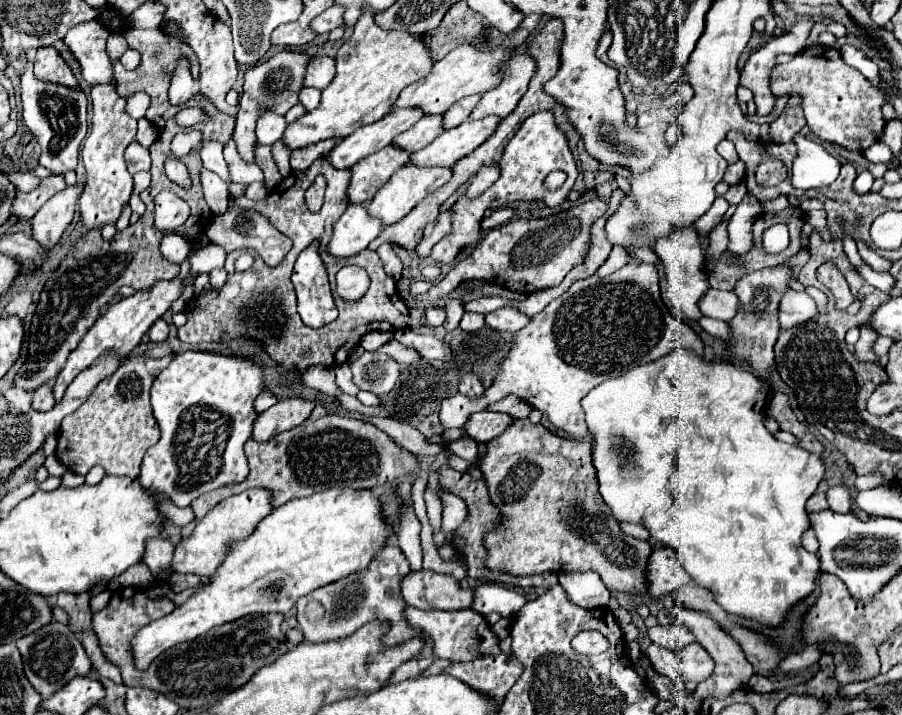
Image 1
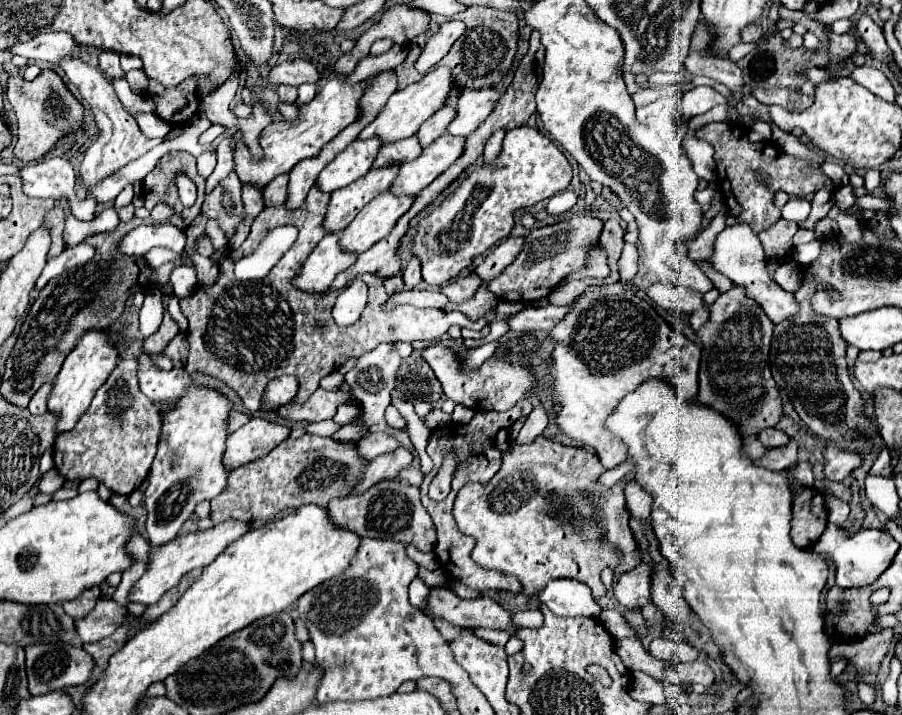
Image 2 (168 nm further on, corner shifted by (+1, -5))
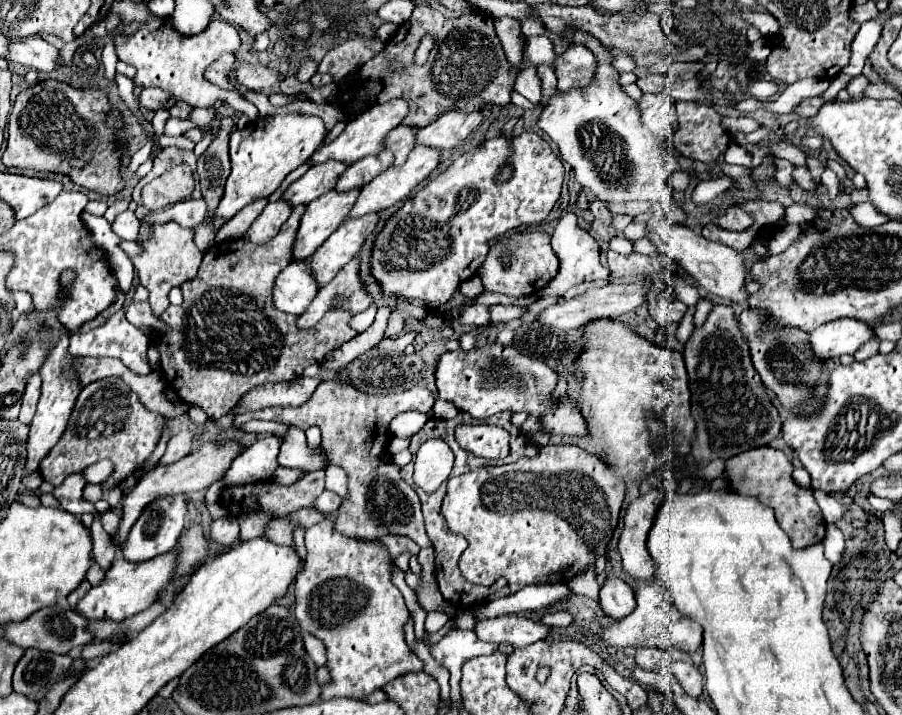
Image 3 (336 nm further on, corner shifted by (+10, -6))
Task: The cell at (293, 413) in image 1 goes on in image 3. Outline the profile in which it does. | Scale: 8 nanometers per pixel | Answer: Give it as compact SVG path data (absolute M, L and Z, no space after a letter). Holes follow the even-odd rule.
M235 441L229 443L201 443L199 449L195 449L191 455L179 459L177 463L171 465L159 465L153 471L147 471L139 483L123 497L123 515L121 515L121 523L119 529L115 533L115 543L123 545L131 527L135 525L135 521L139 519L139 515L143 513L143 507L147 507L147 503L153 503L155 499L159 499L159 495L179 495L179 493L195 493L201 489L211 487L215 481L221 481L225 471L229 469L231 461L237 457L239 453L239 445Z

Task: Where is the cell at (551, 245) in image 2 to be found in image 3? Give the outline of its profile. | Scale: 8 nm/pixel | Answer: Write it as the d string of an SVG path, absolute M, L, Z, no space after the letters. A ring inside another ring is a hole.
M539 231L515 233L511 237L501 239L497 245L491 247L485 263L479 269L479 277L481 277L487 291L521 297L521 295L535 295L543 287L547 287L547 283L555 277L557 269L559 269L559 261L555 259L555 253L551 249L551 237L547 233L539 233ZM503 251L509 251L513 255L509 265L501 263Z

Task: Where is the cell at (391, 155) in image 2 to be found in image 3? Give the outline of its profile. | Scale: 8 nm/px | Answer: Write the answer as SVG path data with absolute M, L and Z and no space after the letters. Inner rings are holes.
M381 151L379 155L363 157L343 171L343 175L337 179L335 191L343 193L343 191L351 191L351 189L361 189L367 183L371 183L381 171L389 169L391 163L393 163L391 151Z

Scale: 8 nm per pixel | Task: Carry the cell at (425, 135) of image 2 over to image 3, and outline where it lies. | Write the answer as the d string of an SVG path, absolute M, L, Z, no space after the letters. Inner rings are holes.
M399 125L399 127L395 127L395 131L391 131L387 135L383 145L385 145L385 149L389 149L395 155L395 163L393 165L403 165L405 163L409 151L415 145L415 133L417 133L415 127Z

